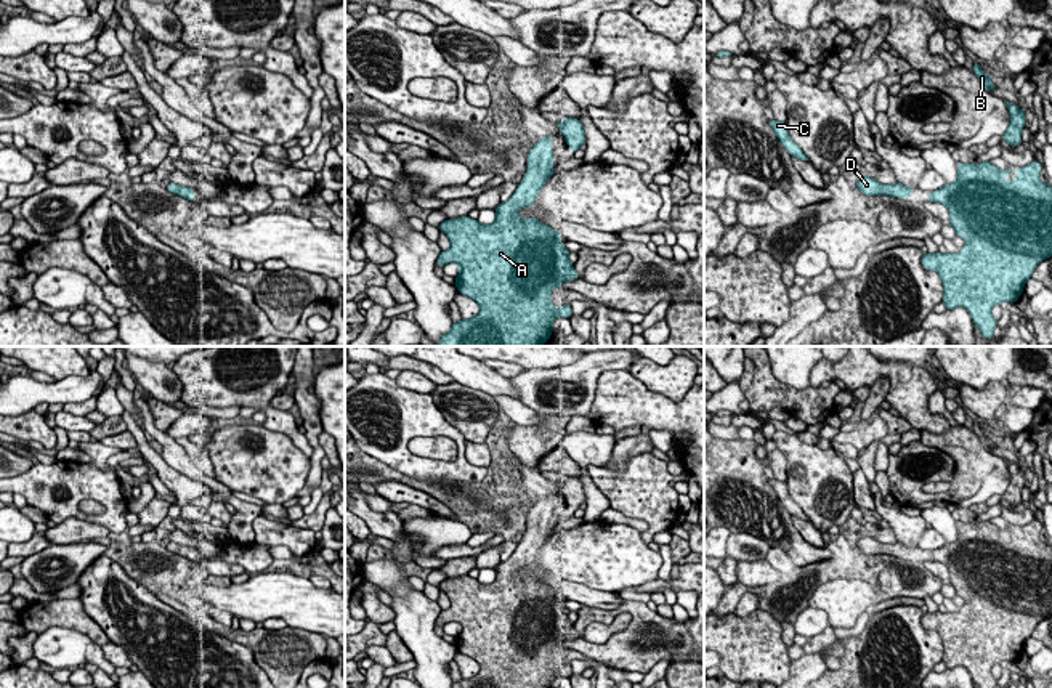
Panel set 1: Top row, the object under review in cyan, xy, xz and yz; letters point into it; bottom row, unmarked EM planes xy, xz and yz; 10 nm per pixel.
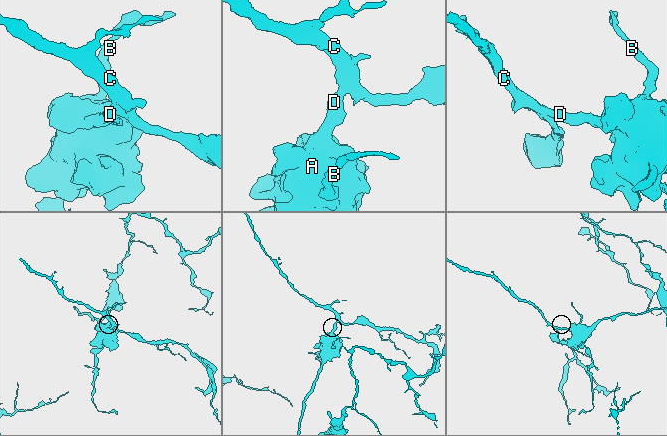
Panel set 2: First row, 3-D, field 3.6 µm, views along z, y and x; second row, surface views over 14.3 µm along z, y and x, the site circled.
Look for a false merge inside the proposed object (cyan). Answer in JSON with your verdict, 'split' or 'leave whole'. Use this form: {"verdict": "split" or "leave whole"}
{"verdict": "leave whole"}

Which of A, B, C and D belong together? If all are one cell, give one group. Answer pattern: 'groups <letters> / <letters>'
groups A B C D

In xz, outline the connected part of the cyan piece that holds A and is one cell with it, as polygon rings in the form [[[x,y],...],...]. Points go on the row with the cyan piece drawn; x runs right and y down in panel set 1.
[[[542,136],[528,154],[528,168],[516,191],[496,208],[492,225],[470,217],[443,221],[451,247],[436,265],[457,263],[459,293],[475,300],[479,313],[452,322],[438,346],[542,346],[558,318],[571,318],[569,305],[555,308],[550,292],[579,279],[558,231],[516,213],[536,202],[555,173],[553,136]]]

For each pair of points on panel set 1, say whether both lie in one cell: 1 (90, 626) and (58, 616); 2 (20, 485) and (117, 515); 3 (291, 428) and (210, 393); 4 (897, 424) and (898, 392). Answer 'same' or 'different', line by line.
1: same
2: same
3: same
4: different

